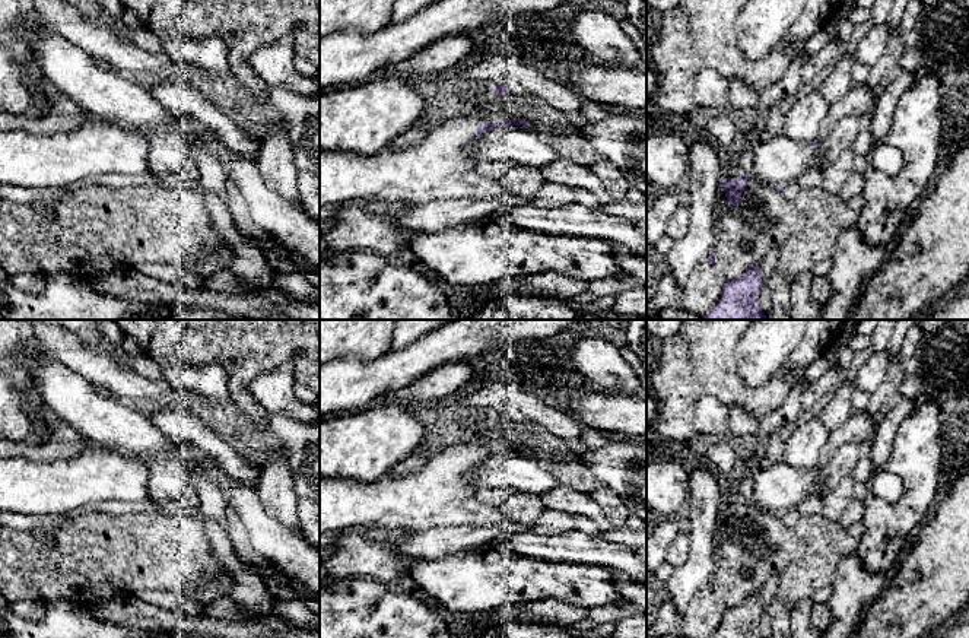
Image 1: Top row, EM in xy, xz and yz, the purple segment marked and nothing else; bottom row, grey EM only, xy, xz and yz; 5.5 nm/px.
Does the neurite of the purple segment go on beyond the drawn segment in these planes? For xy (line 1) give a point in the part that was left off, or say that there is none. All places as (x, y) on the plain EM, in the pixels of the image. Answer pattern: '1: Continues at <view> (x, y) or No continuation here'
1: No continuation here

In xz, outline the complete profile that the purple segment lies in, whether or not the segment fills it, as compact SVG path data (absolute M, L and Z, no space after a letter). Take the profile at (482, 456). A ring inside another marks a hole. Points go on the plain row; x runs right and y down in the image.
M505 447L502 451L480 450L479 453L476 453L476 463L480 464L490 457L501 456L503 453L531 453L531 450L528 450L527 447Z

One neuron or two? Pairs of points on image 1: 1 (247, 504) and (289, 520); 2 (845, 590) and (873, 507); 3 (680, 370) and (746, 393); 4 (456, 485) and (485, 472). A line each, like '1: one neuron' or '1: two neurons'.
1: two neurons
2: two neurons
3: one neuron
4: two neurons

